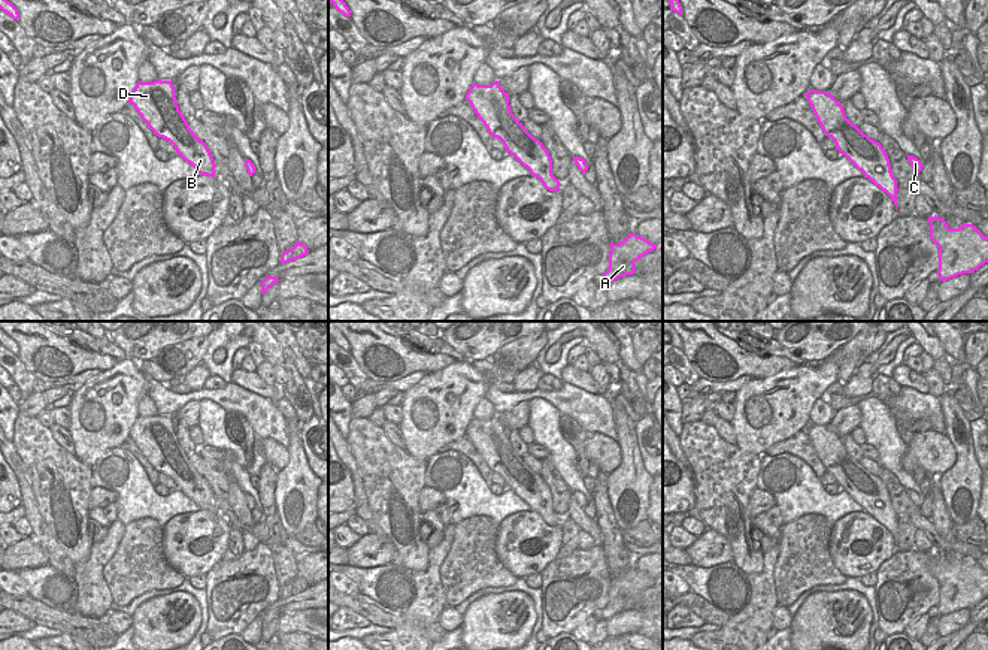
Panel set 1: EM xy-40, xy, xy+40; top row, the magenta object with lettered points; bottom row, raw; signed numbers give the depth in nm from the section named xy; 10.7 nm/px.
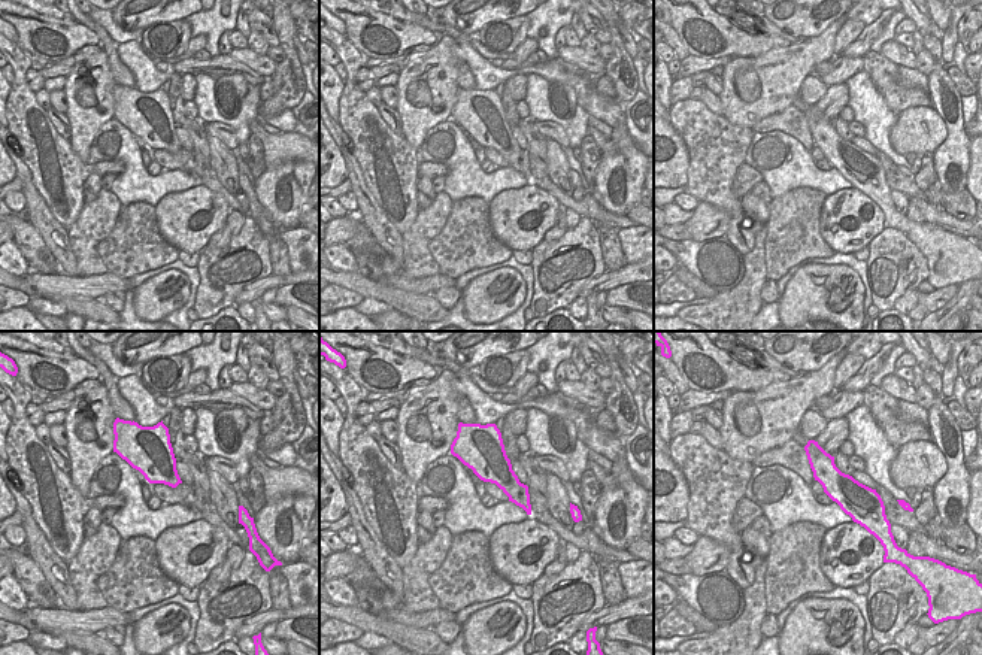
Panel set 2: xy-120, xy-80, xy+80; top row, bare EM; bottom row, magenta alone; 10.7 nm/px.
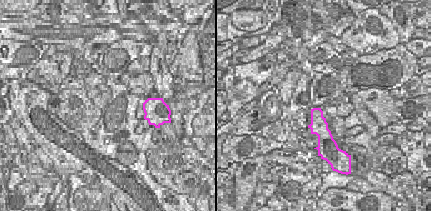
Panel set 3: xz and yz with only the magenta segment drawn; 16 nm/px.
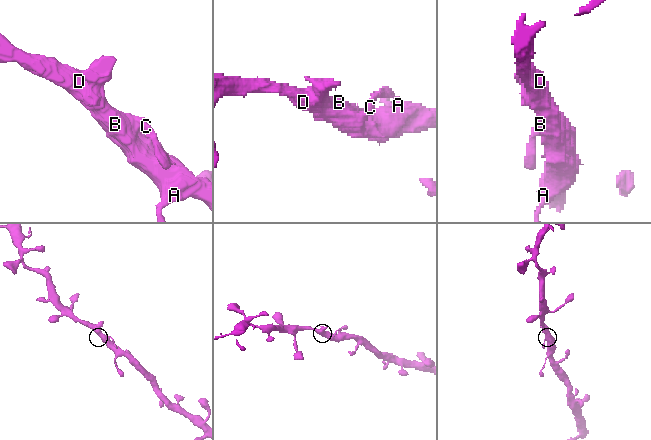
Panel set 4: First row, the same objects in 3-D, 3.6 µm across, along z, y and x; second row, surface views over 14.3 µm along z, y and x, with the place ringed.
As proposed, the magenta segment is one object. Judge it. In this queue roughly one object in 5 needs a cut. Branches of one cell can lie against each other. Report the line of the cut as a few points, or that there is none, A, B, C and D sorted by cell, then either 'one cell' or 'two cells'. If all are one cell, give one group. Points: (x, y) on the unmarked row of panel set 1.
cut none; groups A B C D; one cell

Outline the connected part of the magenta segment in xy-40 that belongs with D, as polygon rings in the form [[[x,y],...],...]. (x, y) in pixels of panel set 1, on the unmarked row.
[[[139,415],[128,438],[134,441],[154,469],[169,475],[178,490],[196,502],[200,510],[215,513],[213,492],[179,445],[172,415]]]

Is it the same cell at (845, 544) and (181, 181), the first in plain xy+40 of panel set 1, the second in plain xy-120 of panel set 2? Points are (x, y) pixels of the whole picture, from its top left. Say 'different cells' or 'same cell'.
different cells

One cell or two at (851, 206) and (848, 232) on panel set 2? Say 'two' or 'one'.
one

